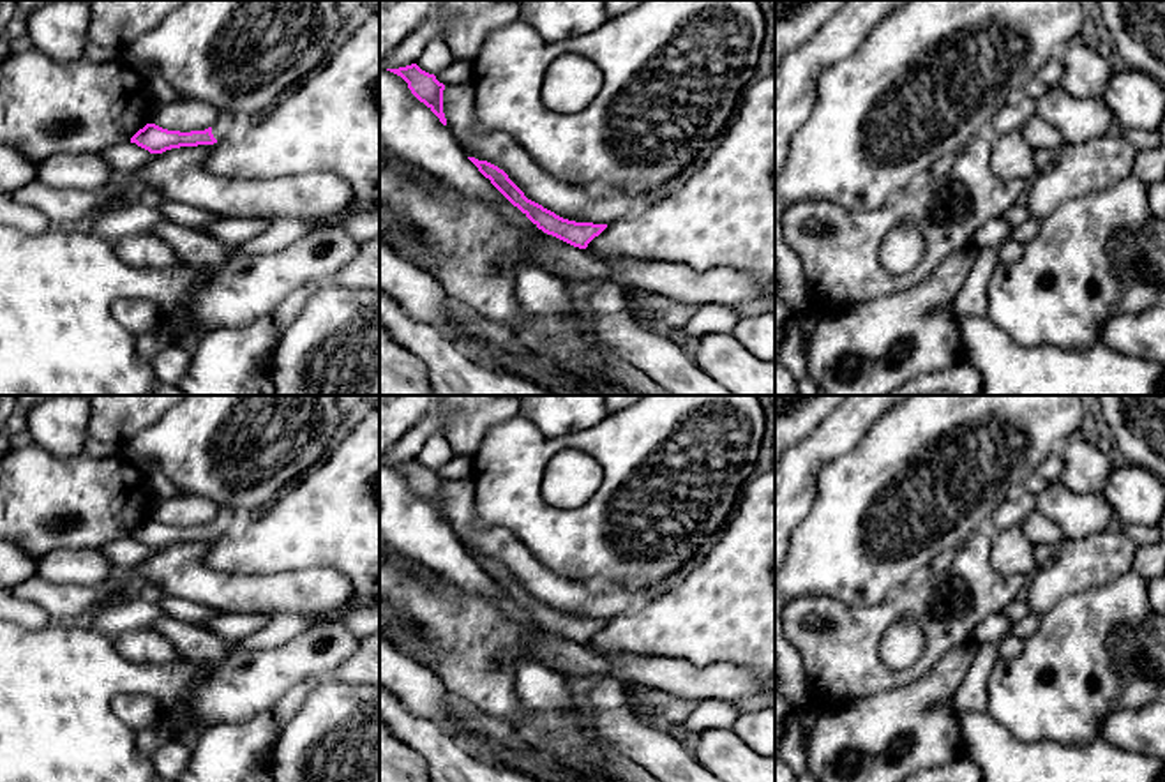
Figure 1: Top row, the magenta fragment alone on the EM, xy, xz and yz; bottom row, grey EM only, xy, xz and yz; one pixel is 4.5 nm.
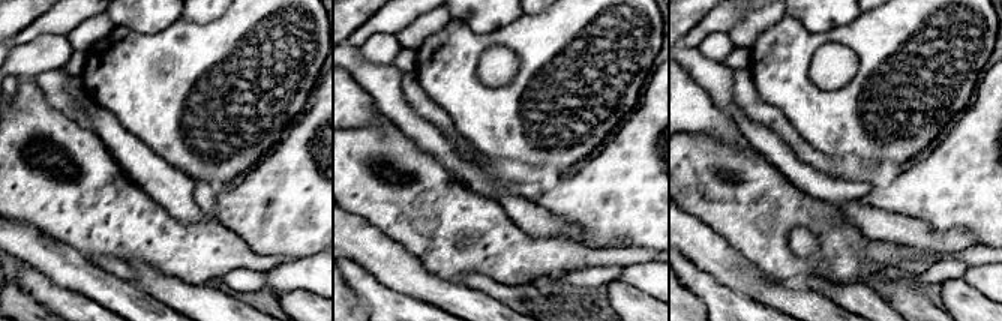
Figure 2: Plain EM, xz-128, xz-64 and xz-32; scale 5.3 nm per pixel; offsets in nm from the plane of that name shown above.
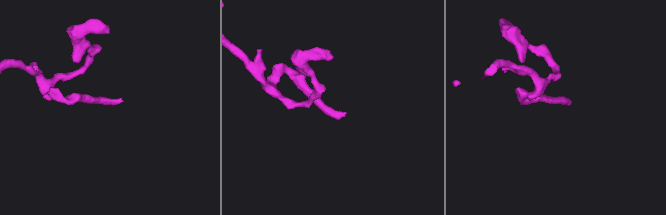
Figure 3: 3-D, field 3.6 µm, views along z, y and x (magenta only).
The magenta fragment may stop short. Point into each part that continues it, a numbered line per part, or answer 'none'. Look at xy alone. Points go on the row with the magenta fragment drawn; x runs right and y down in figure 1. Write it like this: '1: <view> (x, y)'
1: xy (225, 120)

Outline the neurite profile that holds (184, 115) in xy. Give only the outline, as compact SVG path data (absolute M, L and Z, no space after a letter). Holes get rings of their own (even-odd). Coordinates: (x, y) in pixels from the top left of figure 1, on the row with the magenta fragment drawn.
M178 99L171 102L155 102L150 124L168 131L205 131L214 125L217 111L203 101Z

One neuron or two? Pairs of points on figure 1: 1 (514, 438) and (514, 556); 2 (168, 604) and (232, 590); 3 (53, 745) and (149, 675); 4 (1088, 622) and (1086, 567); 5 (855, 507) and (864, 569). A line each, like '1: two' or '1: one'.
1: two
2: two
3: one
4: two
5: one

